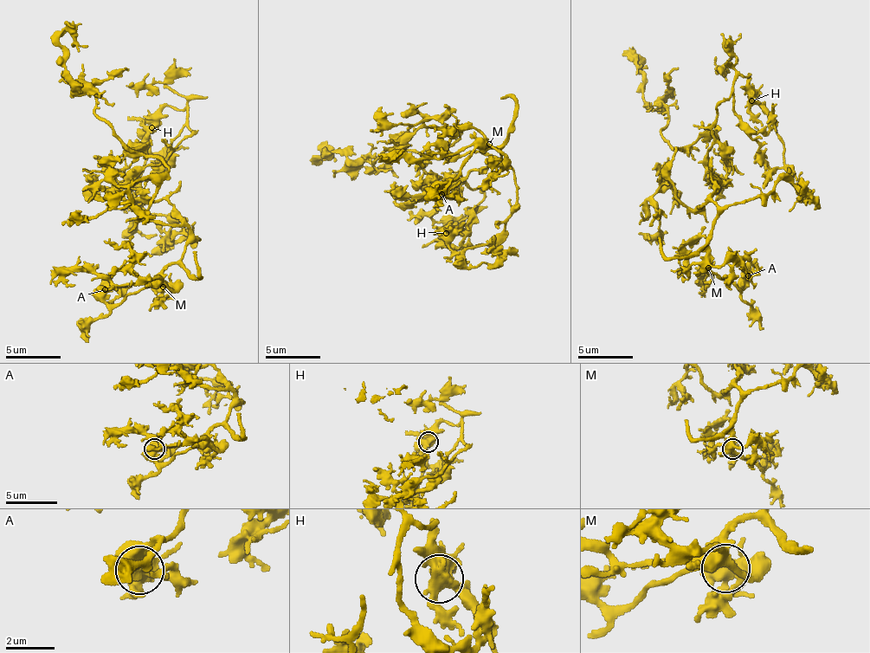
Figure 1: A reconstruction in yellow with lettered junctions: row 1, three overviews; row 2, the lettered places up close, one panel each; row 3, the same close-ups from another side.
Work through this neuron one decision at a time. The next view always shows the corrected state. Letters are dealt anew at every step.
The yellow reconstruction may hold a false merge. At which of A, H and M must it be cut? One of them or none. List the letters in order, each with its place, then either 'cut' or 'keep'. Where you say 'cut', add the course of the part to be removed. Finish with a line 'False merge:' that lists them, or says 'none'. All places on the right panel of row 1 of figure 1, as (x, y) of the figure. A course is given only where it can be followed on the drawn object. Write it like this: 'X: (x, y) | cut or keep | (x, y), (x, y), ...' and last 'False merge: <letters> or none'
A: (748, 275) | keep
H: (751, 100) | cut | (751, 100), (752, 86), (748, 74), (737, 78), (734, 91), (722, 100), (703, 165), (717, 193)
M: (708, 268) | keep
False merge: H

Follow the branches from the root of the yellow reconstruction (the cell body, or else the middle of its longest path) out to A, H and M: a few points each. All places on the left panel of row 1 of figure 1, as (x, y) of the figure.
A: (153, 221), (185, 225), (190, 233), (184, 256), (171, 262), (144, 289), (119, 302), (106, 301), (105, 289)
H: (153, 221), (183, 224), (198, 239), (179, 221), (139, 210), (136, 182), (145, 164), (152, 128)
M: (153, 221), (183, 224), (190, 233), (184, 256), (171, 262), (163, 274), (163, 287)

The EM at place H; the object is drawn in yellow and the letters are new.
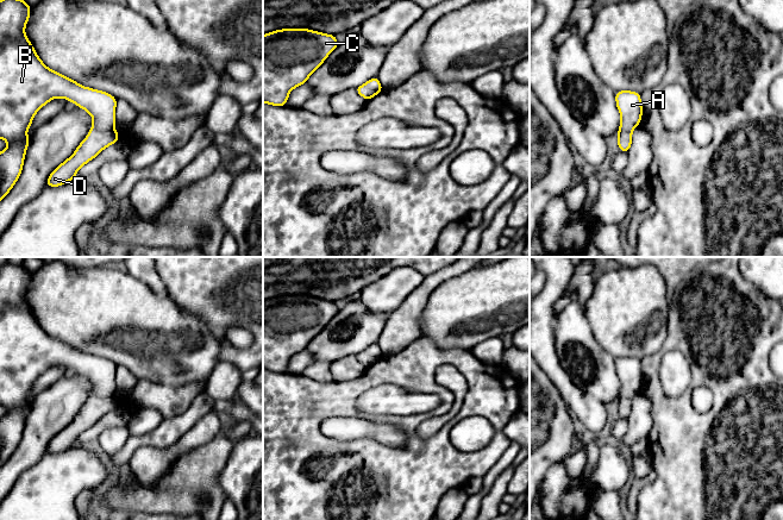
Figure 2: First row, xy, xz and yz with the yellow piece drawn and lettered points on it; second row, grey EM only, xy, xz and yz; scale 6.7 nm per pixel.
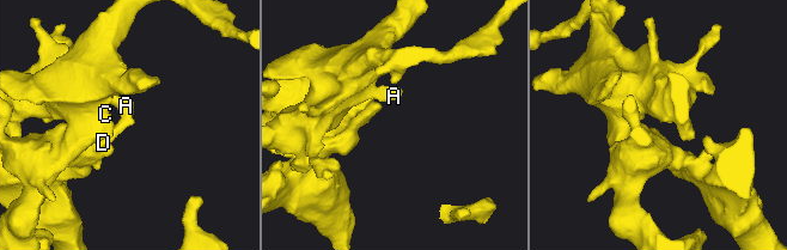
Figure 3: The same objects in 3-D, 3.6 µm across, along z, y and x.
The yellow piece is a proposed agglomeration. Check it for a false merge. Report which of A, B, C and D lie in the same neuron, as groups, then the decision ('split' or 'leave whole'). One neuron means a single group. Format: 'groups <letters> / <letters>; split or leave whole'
groups A B C / D; split

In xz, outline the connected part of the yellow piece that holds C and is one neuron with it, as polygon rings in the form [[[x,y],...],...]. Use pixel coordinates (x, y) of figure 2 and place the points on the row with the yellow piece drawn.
[[[282,29],[263,36],[263,102],[286,106],[292,89],[307,82],[318,67],[339,45],[334,35],[308,29]]]

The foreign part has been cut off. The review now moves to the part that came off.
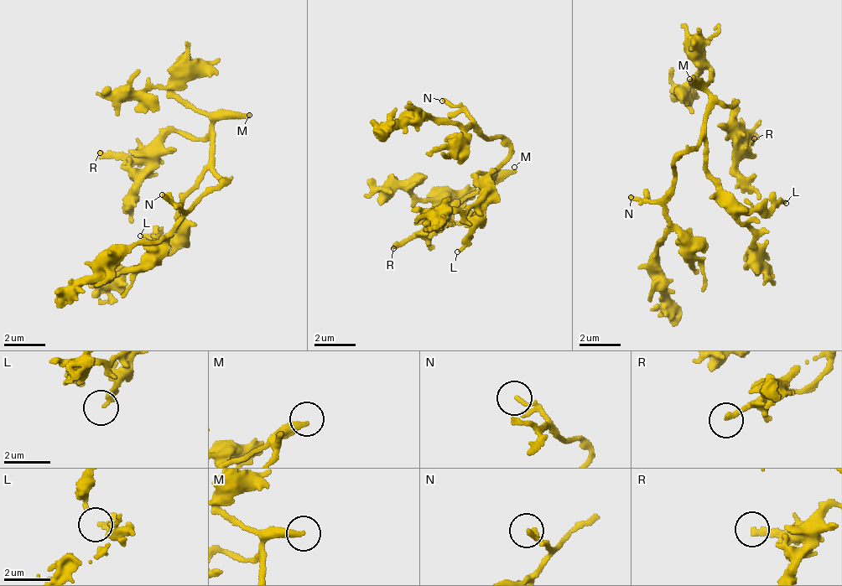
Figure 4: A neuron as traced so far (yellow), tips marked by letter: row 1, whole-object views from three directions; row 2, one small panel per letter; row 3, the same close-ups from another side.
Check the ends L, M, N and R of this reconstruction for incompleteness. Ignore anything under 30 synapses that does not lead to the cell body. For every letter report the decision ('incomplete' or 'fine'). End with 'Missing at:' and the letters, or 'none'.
L: fine
M: incomplete
N: fine
R: fine
Missing at: M

